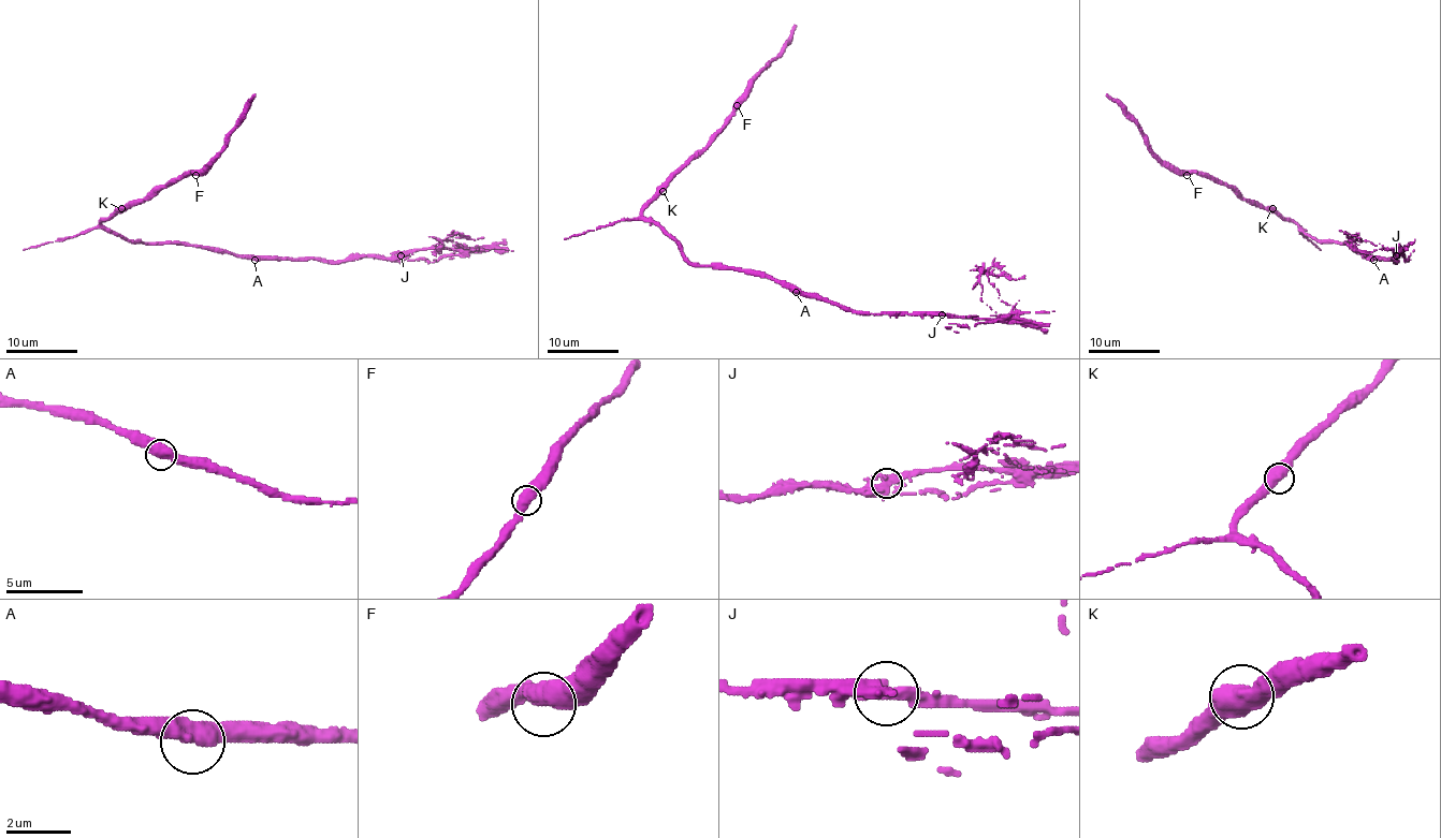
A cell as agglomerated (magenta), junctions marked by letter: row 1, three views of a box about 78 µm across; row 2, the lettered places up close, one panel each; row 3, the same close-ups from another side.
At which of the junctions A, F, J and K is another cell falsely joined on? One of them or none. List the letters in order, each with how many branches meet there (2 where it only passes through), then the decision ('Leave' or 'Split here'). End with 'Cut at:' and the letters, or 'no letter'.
A: Branches: 2. Leave
F: Branches: 2. Leave
J: Branches: 2. Split here
K: Branches: 2. Leave
Cut at: J

